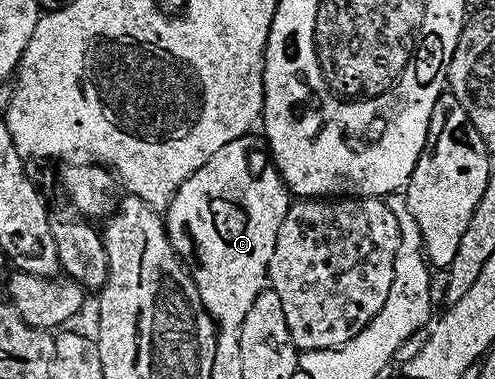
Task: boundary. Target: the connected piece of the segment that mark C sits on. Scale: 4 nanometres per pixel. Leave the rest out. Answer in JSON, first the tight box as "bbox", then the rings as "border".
{"bbox":[167,136,291,331],"border":[[[248,136],[240,137],[235,143],[227,143],[227,147],[213,156],[190,181],[183,183],[167,210],[169,242],[177,250],[178,257],[193,257],[197,266],[191,269],[191,276],[197,286],[200,304],[204,312],[209,312],[225,331],[240,330],[251,307],[267,289],[269,260],[275,255],[275,243],[291,204],[290,190],[282,181],[270,154],[262,146],[261,150],[253,145],[253,140],[252,136]]]}

